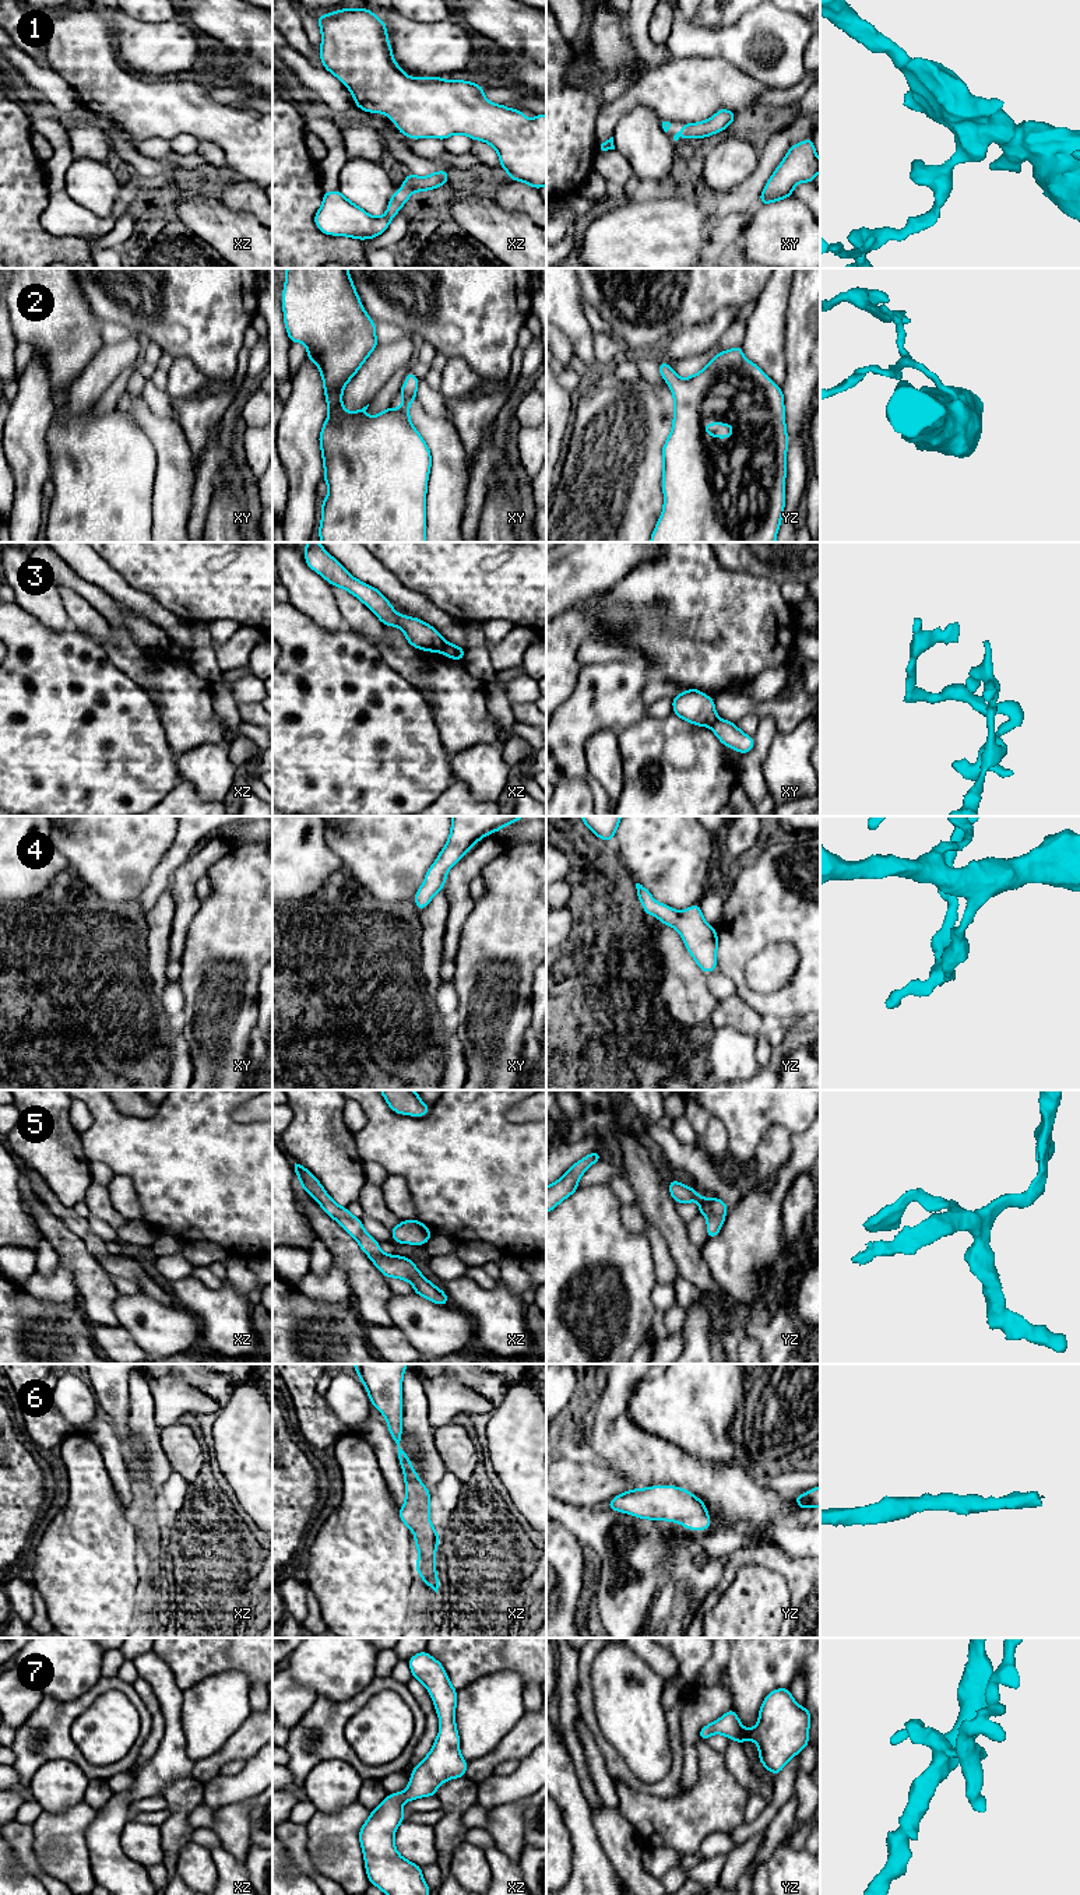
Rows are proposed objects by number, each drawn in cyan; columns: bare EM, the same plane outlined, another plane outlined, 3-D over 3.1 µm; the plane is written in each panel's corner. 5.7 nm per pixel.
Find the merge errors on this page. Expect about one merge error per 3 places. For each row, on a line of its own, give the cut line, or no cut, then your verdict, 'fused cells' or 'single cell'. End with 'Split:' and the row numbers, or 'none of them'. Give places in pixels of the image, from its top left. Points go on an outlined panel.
1: no cut; single cell
2: no cut; single cell
3: cut in xz along (443, 640), (440, 651); fused cells
4: no cut; single cell
5: no cut; single cell
6: no cut; single cell
7: no cut; single cell
Split: 3

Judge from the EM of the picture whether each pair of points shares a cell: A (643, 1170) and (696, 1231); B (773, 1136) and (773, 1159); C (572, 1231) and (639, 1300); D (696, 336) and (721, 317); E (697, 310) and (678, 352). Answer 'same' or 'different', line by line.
A: different
B: same
C: same
D: same
E: different

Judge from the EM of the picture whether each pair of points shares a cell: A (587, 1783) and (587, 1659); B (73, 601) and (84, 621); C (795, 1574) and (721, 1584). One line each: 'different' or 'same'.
A: different
B: same
C: same

